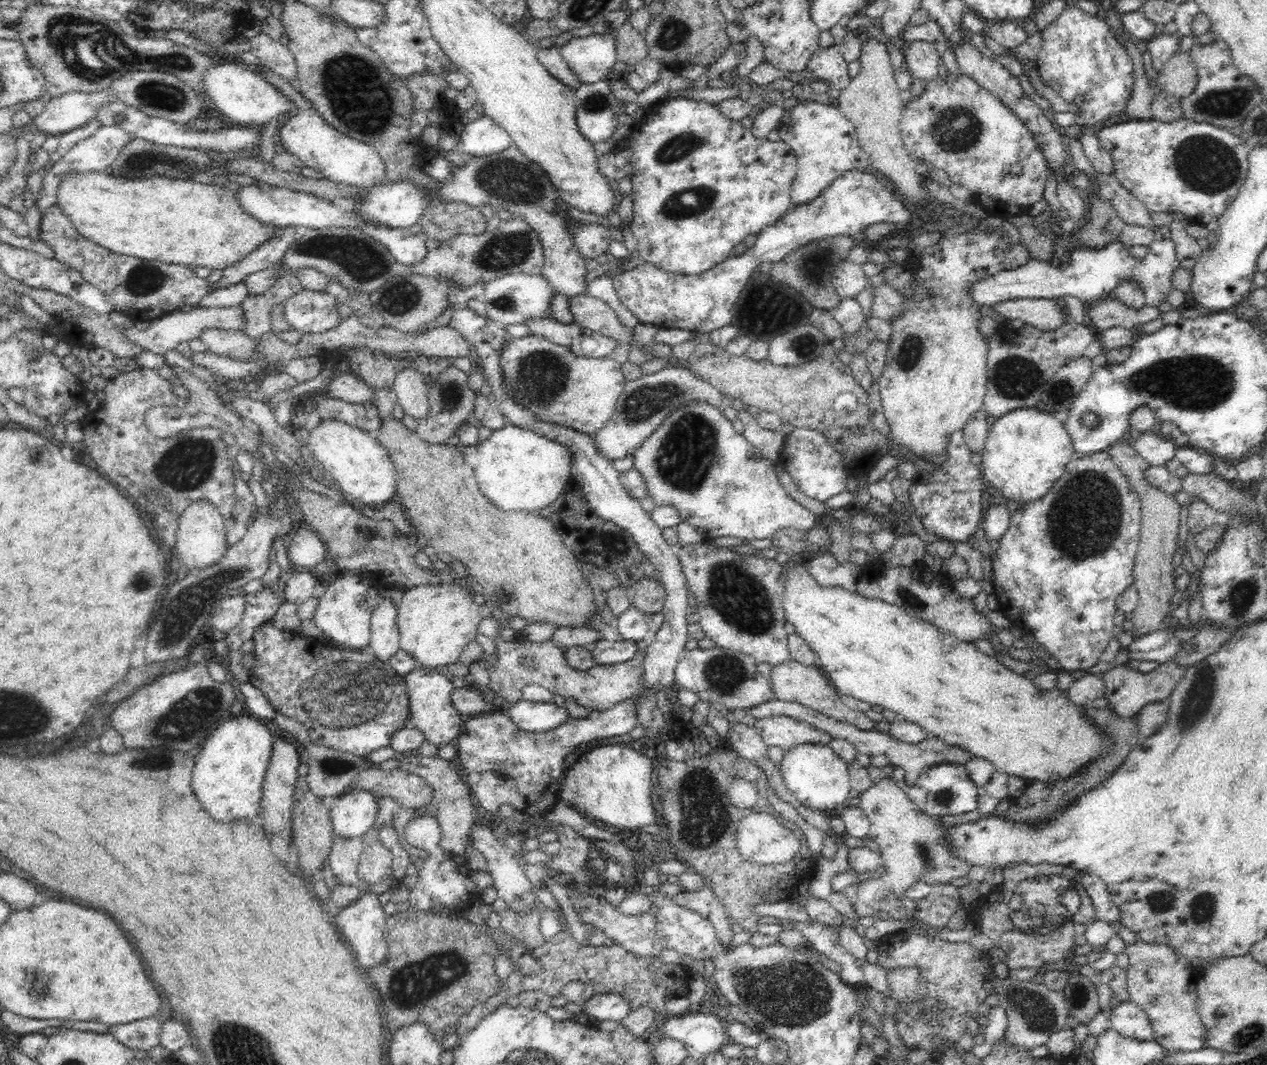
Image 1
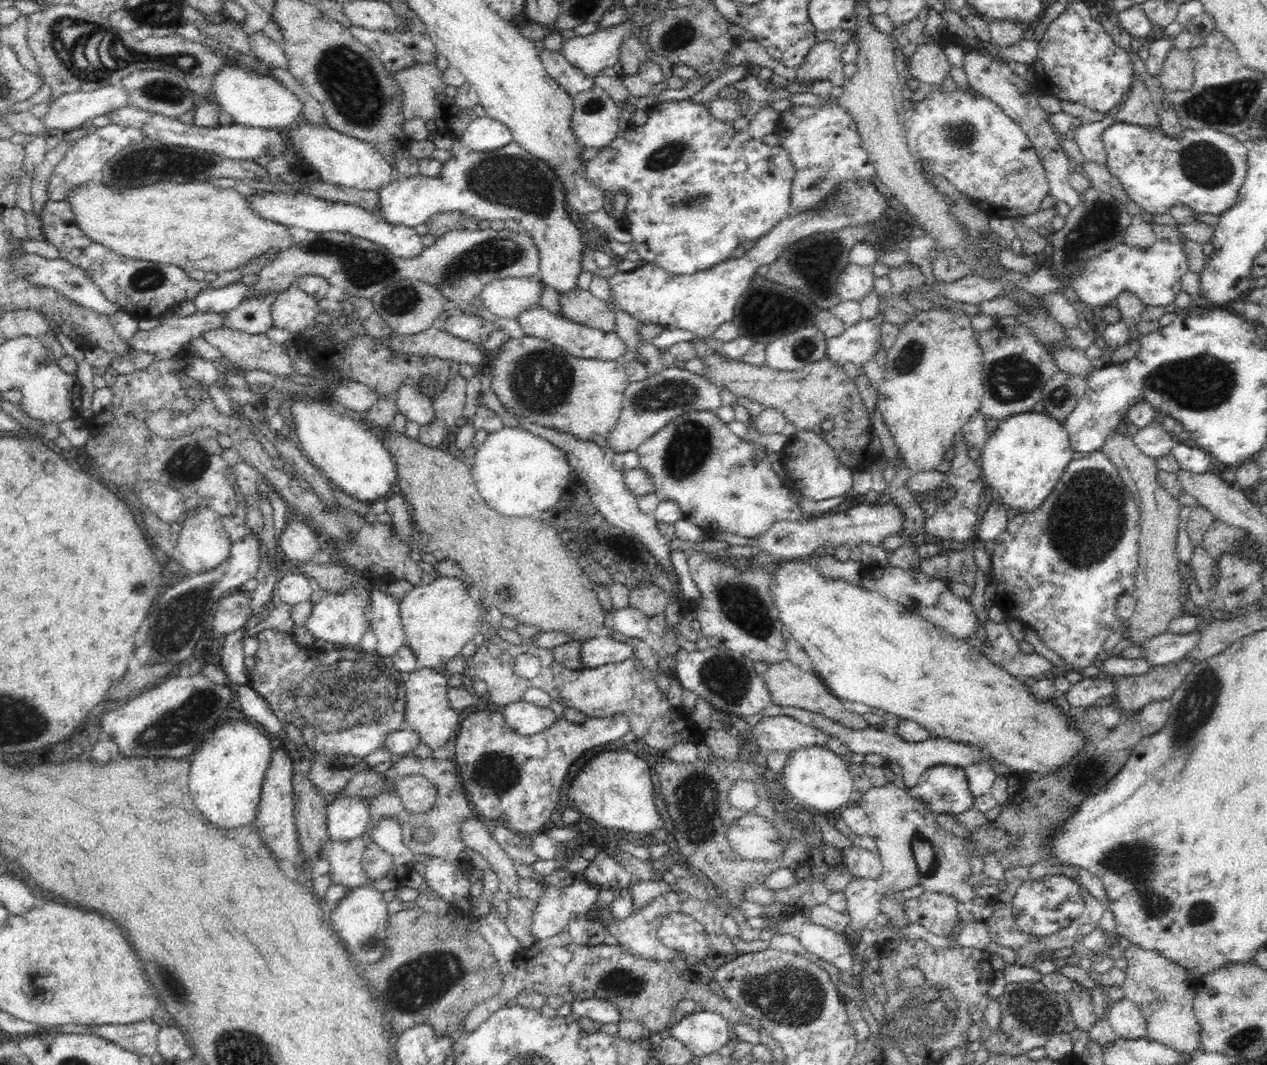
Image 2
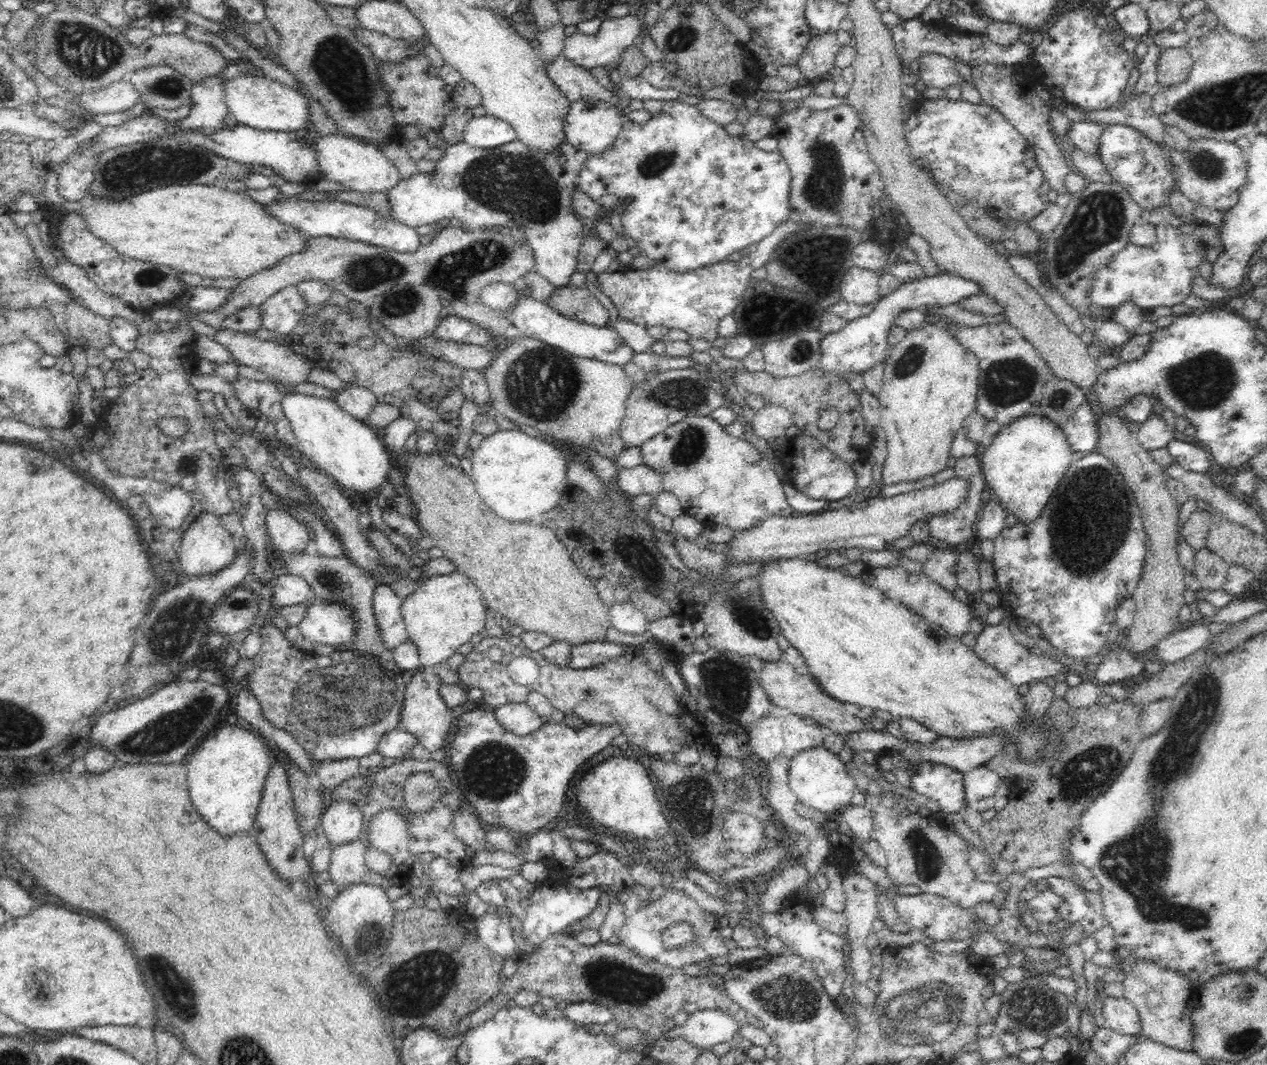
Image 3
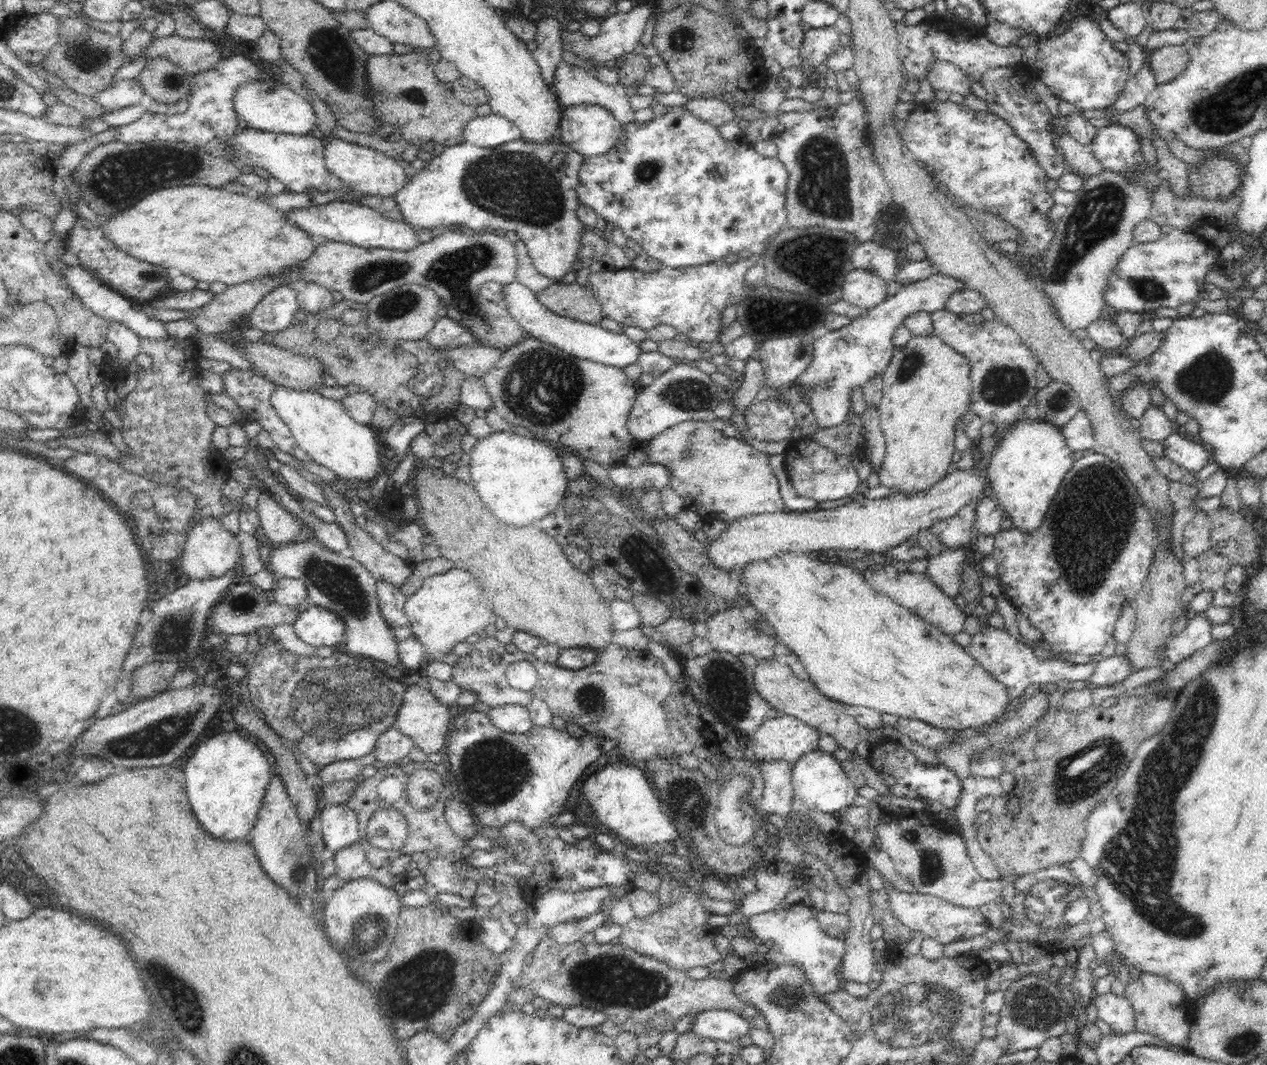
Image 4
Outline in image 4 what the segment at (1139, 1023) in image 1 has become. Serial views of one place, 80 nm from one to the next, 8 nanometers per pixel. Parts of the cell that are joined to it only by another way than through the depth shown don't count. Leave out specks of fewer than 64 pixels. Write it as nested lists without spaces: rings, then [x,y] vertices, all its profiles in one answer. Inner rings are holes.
[[[1111,992],[1094,996],[1093,1002],[1098,1010],[1097,1018],[1109,1024],[1111,1030],[1118,1034],[1128,1034],[1135,1030],[1135,1012],[1125,996]]]

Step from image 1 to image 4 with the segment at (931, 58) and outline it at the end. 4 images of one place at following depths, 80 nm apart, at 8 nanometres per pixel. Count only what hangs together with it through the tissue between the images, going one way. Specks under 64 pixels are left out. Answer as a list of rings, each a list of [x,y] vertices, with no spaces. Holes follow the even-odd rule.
[[[936,61],[930,66],[926,74],[934,90],[944,90],[944,92],[956,92],[962,96],[970,96],[973,93],[972,84],[968,81],[966,73],[958,68],[954,63],[947,61]]]

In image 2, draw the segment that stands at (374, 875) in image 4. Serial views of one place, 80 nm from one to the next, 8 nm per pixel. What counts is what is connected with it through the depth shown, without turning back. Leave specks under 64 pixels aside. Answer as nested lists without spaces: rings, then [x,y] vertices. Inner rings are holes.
[[[364,838],[347,842],[331,841],[327,852],[329,876],[333,884],[356,887],[372,887],[375,882],[364,871]]]

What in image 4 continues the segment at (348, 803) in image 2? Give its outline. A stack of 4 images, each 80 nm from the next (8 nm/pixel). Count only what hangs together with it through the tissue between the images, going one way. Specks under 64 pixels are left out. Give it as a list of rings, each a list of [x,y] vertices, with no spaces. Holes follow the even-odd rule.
[[[326,805],[320,812],[322,837],[328,850],[336,853],[359,841],[358,816],[344,805]]]

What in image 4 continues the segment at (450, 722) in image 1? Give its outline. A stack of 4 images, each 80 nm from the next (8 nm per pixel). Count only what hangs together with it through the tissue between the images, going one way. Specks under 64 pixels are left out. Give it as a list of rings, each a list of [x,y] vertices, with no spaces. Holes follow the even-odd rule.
[[[425,677],[423,682],[408,685],[403,694],[403,701],[400,705],[396,720],[393,727],[398,729],[404,736],[409,736],[416,748],[427,755],[432,752],[444,752],[446,746],[446,736],[450,732],[450,709],[447,705],[439,702],[439,700],[429,691],[425,685]]]

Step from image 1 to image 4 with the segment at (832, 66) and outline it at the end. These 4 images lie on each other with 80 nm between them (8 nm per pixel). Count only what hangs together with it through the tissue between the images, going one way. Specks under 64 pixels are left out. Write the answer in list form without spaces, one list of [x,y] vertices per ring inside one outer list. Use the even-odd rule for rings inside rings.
[[[835,24],[805,32],[799,53],[802,57],[801,70],[806,77],[814,73],[814,66],[826,65],[827,58],[841,47],[840,34]]]

